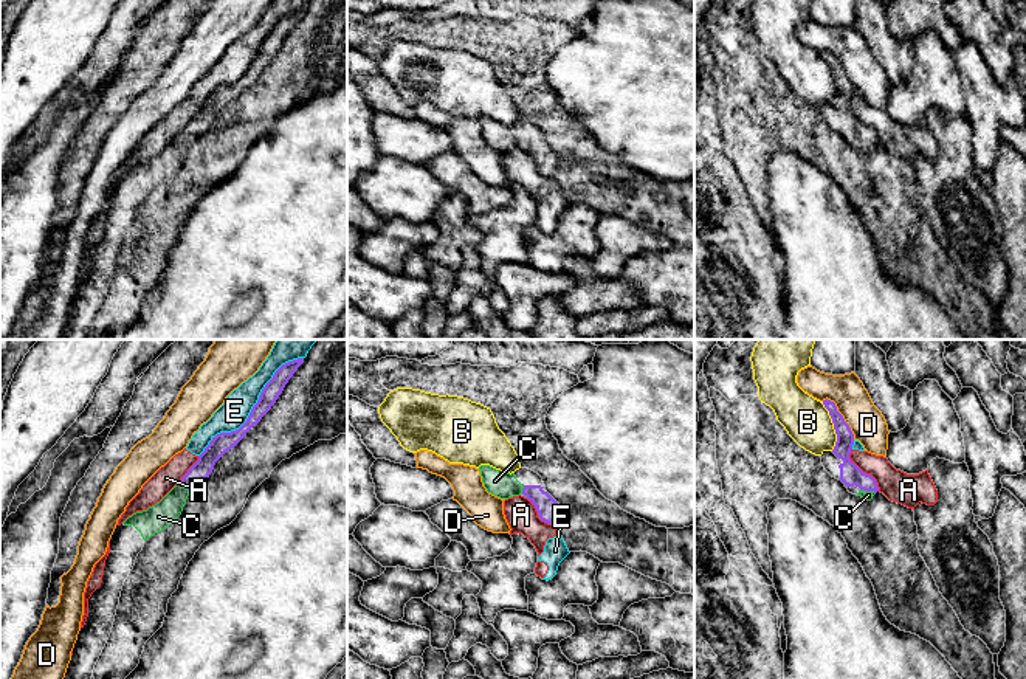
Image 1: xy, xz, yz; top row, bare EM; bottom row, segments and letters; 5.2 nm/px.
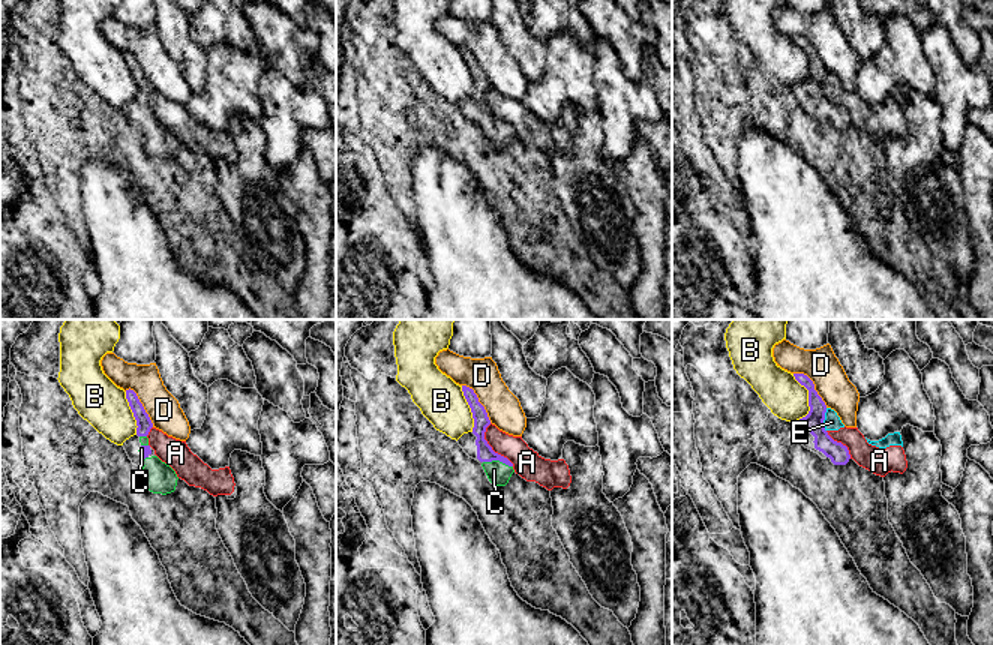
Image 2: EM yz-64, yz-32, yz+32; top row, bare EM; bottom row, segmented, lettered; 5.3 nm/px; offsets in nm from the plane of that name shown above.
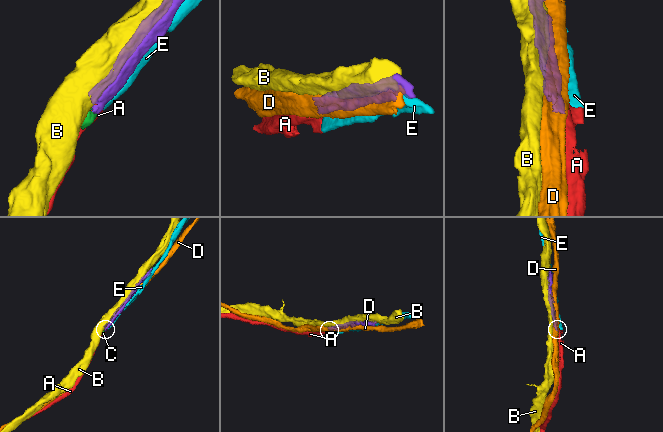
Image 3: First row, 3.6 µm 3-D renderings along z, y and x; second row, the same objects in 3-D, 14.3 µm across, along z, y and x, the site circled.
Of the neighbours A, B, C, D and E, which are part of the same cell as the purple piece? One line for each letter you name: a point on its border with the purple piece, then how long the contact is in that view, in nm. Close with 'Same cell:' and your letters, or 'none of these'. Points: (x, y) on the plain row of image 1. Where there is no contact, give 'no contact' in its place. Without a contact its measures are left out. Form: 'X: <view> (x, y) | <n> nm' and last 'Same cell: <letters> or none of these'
C: xy (185, 138) | 80 nm
Same cell: C

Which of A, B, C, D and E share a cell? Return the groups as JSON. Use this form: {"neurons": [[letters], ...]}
{"neurons": [["A", "E"], ["B"], ["C"], ["D"]]}

